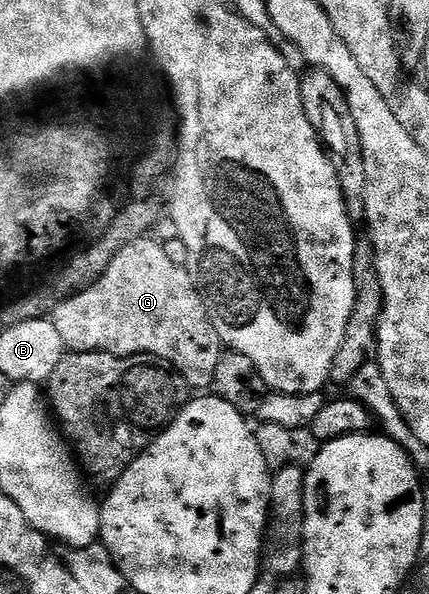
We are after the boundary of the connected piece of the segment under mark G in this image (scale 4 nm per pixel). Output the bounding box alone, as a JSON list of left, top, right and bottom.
[52,236,224,392]

